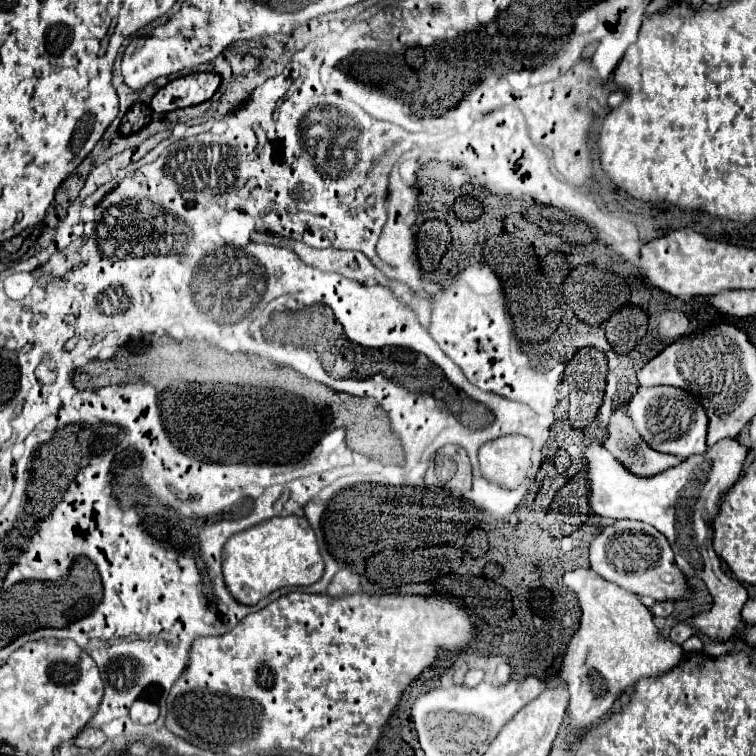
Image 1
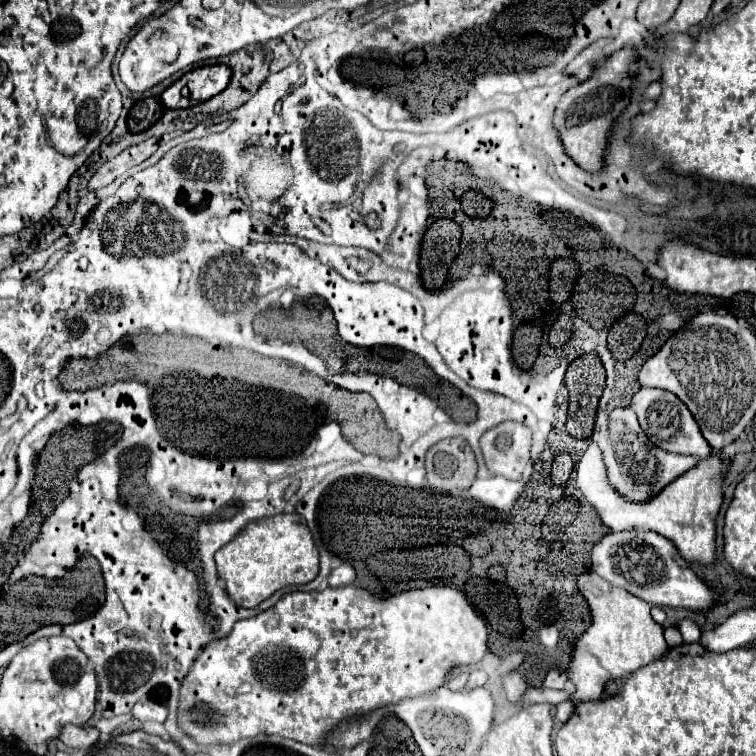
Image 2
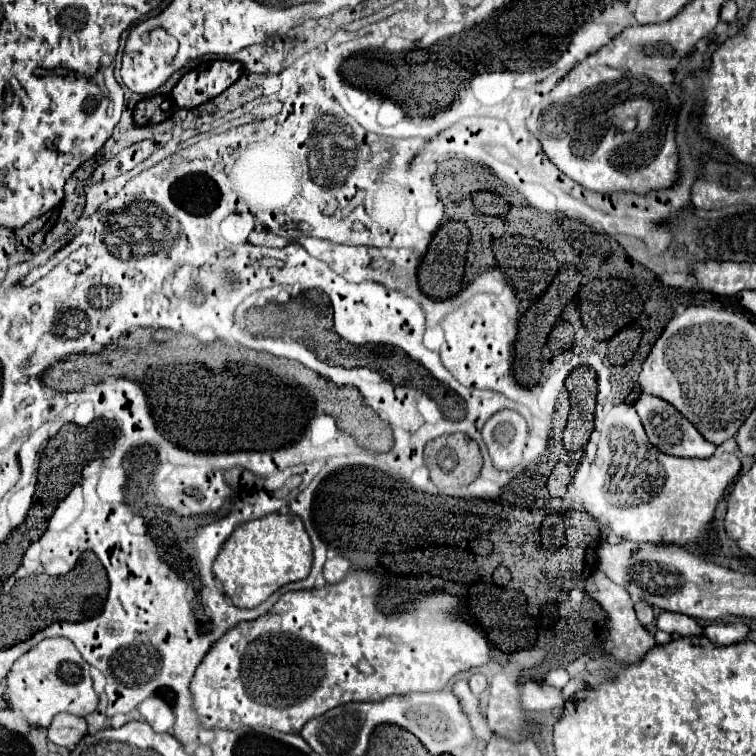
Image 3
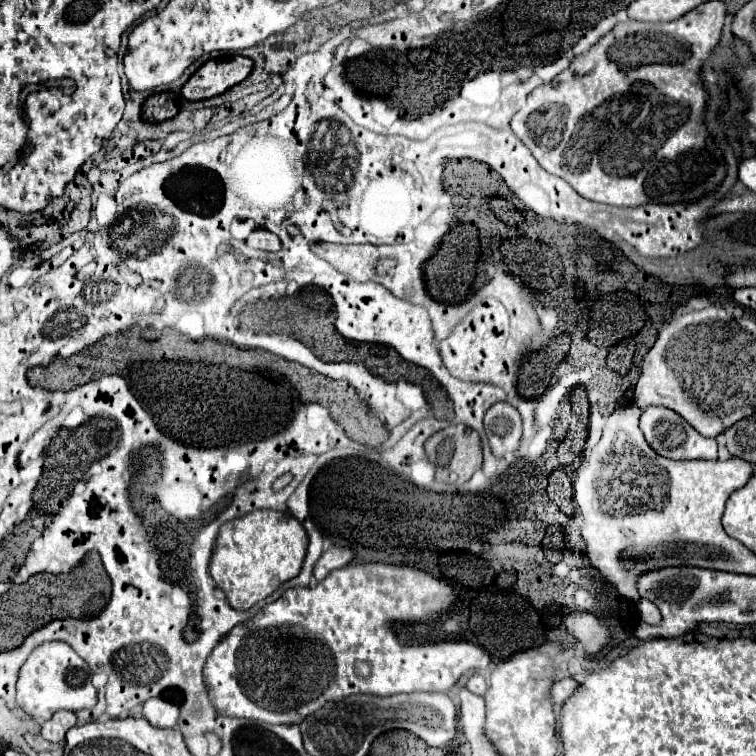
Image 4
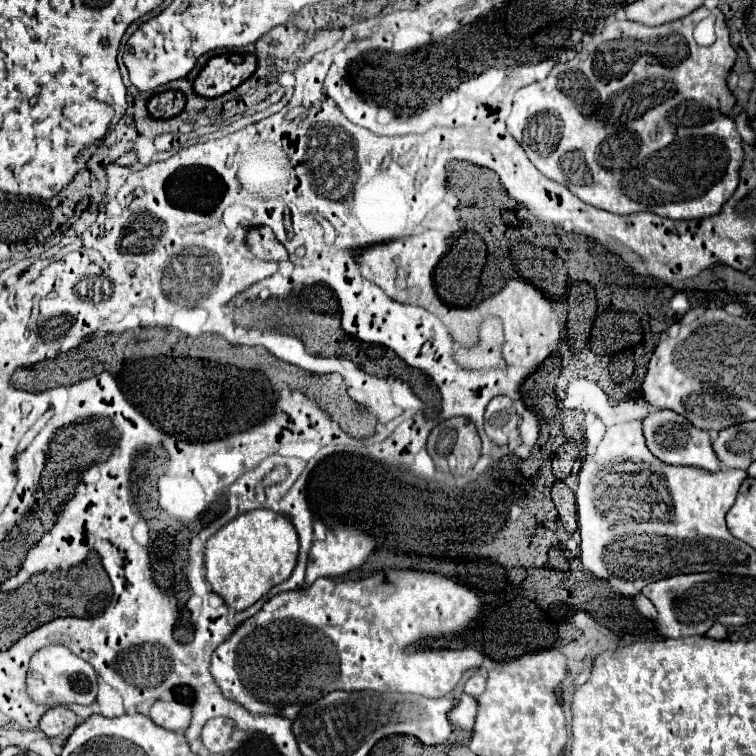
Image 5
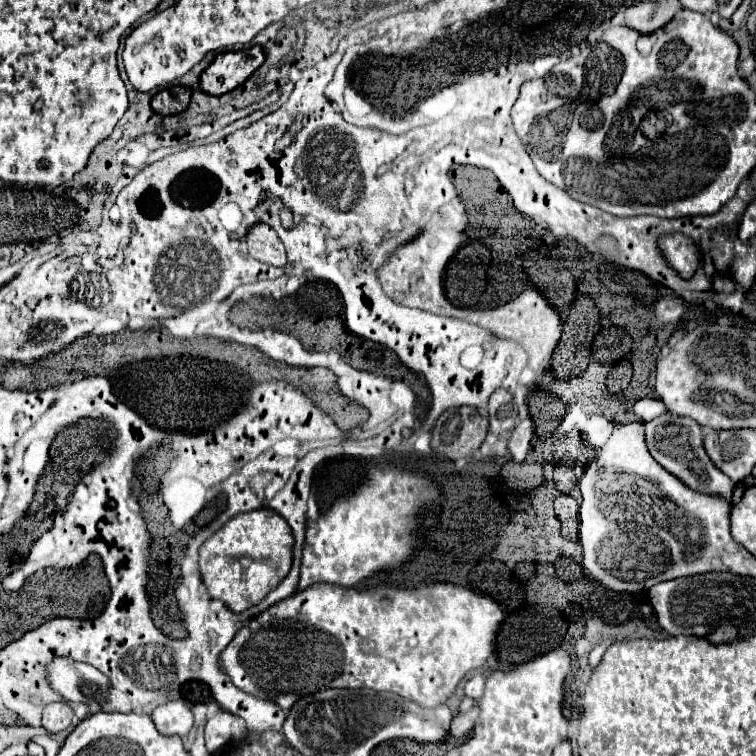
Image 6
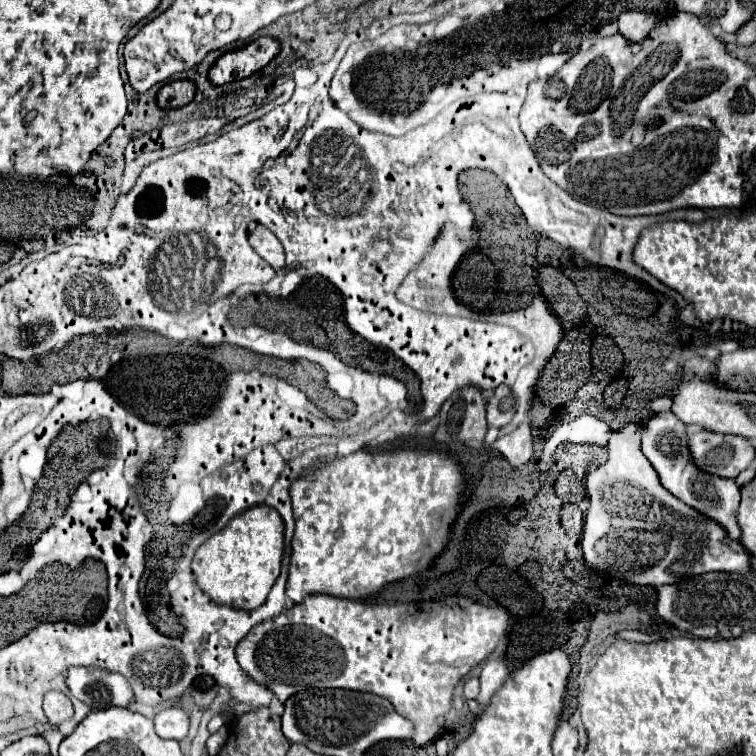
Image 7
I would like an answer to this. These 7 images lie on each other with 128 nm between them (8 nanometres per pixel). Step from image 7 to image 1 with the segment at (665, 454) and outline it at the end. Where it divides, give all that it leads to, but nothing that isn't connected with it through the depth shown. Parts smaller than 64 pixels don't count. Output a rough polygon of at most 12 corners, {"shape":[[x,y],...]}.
{"shape":[[640,387],[630,418],[658,452],[706,450],[708,414],[682,388]]}

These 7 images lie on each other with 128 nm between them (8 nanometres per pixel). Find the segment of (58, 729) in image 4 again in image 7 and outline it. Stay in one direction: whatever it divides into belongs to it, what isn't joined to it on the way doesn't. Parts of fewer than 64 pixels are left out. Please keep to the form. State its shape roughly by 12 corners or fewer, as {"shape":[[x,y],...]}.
{"shape":[[48,692],[44,714],[52,726],[72,718],[66,694]]}

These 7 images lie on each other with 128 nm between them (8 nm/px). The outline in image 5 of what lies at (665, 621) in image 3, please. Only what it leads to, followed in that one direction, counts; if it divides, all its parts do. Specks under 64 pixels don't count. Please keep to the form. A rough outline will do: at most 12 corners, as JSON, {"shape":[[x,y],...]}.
{"shape":[[644,594],[634,598],[634,608],[648,620],[656,620],[656,608]]}

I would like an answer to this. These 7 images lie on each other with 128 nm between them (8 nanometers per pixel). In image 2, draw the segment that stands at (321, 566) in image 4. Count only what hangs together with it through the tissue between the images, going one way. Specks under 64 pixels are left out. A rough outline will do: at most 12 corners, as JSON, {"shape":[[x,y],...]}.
{"shape":[[348,564],[330,572],[332,588],[348,586],[356,578]]}

